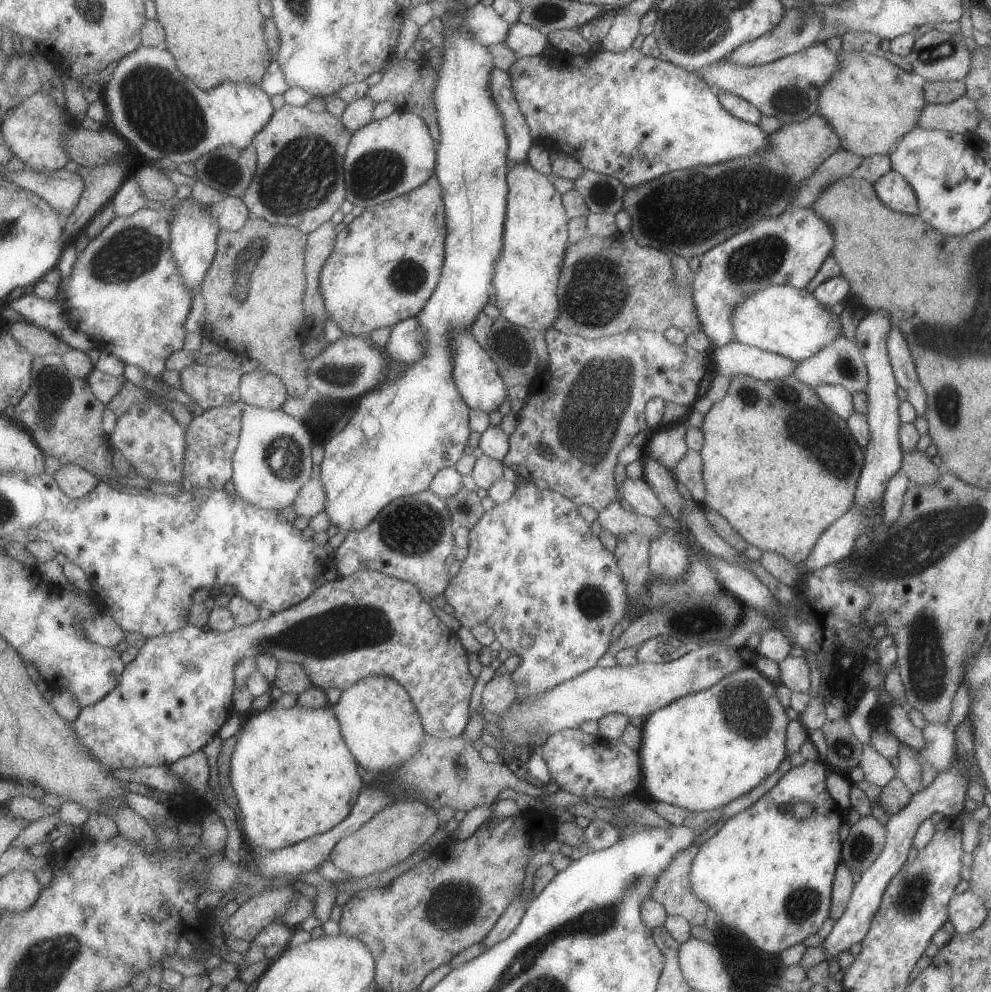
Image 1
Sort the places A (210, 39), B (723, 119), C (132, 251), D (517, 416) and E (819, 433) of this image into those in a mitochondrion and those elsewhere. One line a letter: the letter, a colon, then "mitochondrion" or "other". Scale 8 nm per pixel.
A: other
B: other
C: mitochondrion
D: other
E: mitochondrion

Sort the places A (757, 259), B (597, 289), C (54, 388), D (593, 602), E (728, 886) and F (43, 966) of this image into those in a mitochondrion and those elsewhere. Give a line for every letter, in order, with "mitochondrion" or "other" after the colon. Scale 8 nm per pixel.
A: mitochondrion
B: mitochondrion
C: mitochondrion
D: mitochondrion
E: other
F: mitochondrion

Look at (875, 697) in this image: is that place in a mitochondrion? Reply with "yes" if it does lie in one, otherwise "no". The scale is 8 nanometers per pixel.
no

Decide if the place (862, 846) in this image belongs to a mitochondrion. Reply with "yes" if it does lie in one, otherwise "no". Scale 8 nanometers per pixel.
yes

